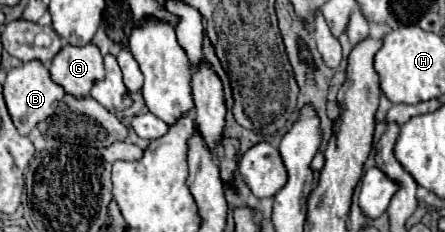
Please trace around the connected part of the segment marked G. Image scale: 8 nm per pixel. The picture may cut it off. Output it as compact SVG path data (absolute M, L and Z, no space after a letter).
M92 43L84 47L62 47L52 59L50 77L68 95L76 99L90 97L92 85L104 79L104 65L98 47Z

